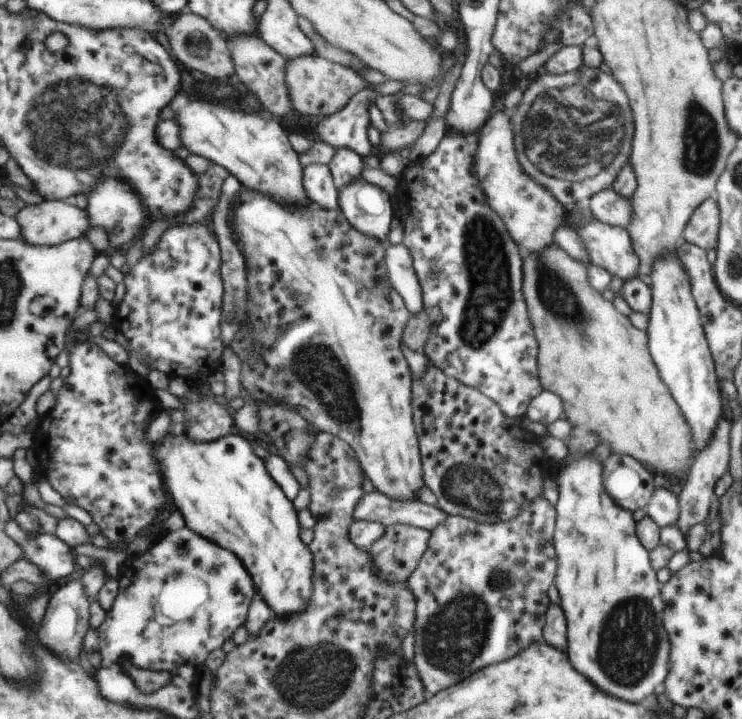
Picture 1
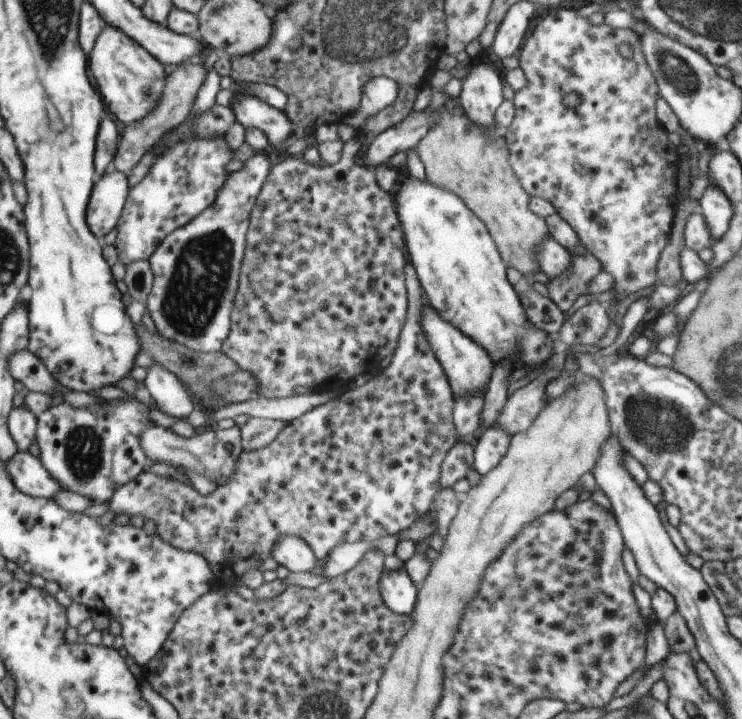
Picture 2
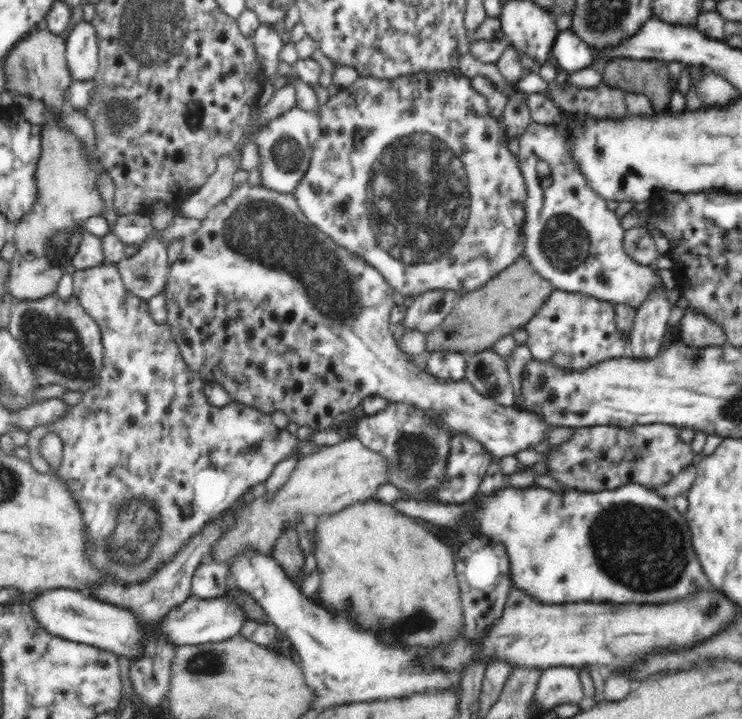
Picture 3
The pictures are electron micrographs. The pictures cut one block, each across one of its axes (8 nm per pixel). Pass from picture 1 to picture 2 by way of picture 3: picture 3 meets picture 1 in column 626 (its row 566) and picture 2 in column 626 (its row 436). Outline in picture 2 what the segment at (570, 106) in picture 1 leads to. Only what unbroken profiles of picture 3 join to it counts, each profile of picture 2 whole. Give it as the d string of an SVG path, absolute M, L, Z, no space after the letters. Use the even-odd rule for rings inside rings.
M560 9L558 12L549 13L546 18L544 17L538 22L534 32L530 34L528 42L524 43L523 50L518 53L518 58L519 67L524 71L527 83L524 88L514 93L515 115L502 133L511 153L511 167L520 180L520 184L531 197L540 197L550 202L554 206L555 212L563 217L578 233L581 244L600 260L602 270L614 278L614 285L611 288L614 292L614 301L622 300L632 292L654 286L656 284L656 264L659 264L658 256L662 256L664 244L667 244L672 218L674 218L674 204L678 200L676 194L678 194L680 154L670 142L668 132L660 128L660 124L658 124L656 100L658 100L659 86L656 86L655 73L651 71L651 67L644 56L641 37L632 29L610 28L606 23L594 25L586 18L580 18L574 10ZM624 42L632 46L634 58L626 60L620 56L618 45L624 44ZM568 93L576 93L580 96L582 104L578 108L566 108L564 106L564 95Z

